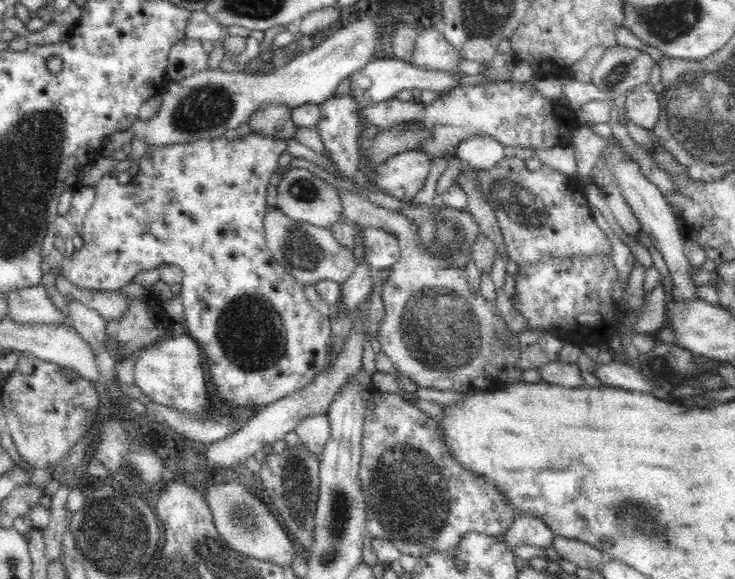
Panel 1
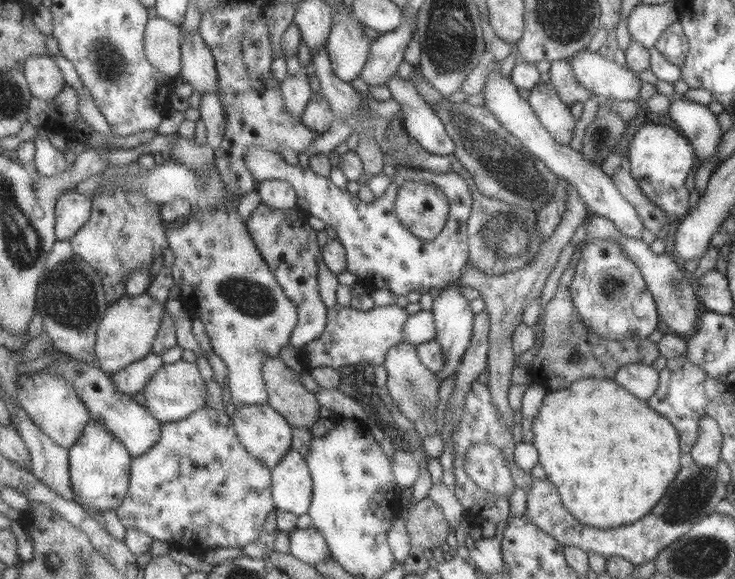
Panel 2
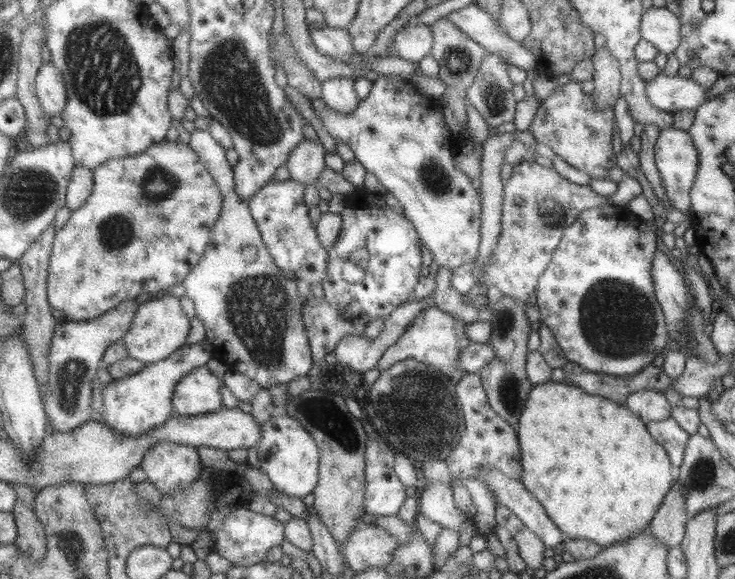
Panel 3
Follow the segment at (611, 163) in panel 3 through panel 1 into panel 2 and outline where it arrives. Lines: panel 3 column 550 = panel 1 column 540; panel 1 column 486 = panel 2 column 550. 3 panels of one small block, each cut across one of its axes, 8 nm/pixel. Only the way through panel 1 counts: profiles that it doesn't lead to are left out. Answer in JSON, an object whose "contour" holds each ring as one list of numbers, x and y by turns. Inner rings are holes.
{"contour":[[540,81,532,90,527,100,542,125,558,144,570,144,574,138,576,118,556,92,551,81]]}

